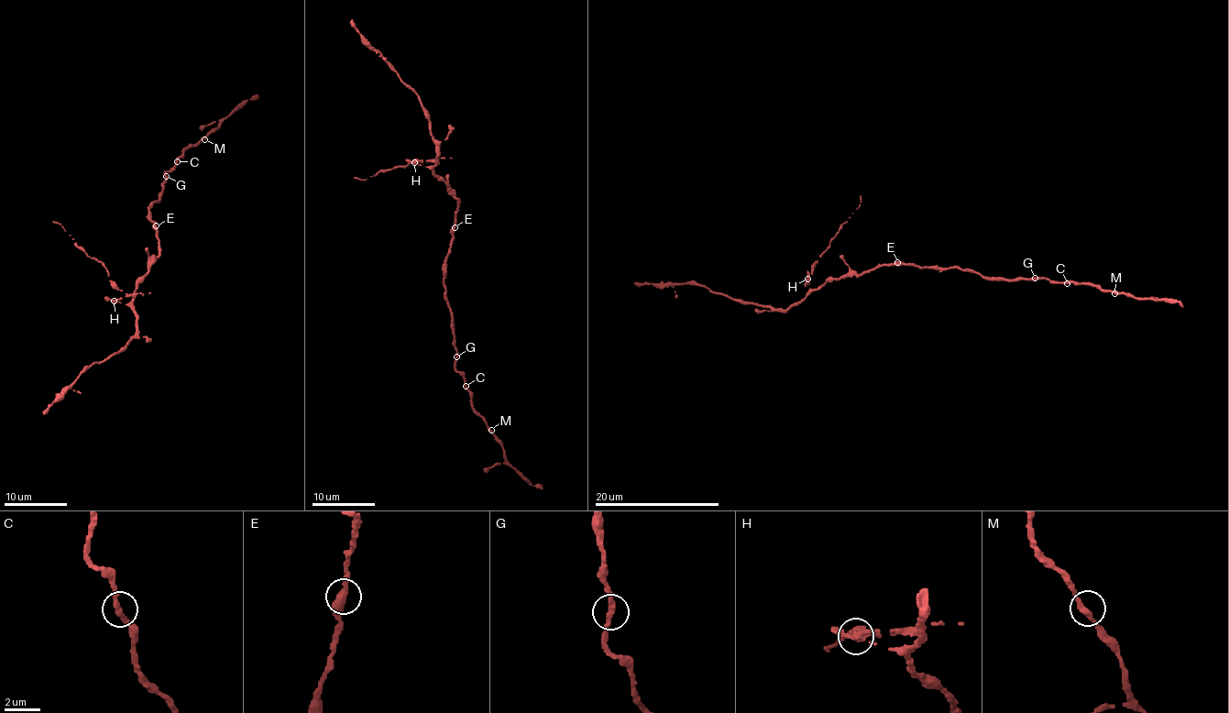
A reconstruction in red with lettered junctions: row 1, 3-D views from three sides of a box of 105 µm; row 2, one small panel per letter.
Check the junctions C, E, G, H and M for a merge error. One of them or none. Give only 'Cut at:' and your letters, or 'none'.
Cut at: H

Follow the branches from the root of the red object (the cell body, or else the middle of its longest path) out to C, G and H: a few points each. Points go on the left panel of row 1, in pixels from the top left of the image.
C: (155, 228), (155, 222), (149, 220), (150, 205), (159, 199), (166, 180), (165, 171), (175, 167), (177, 161)
G: (155, 228), (155, 222), (149, 220), (150, 205), (159, 199), (166, 176)
H: (155, 228), (158, 231), (159, 254), (134, 291), (131, 301), (125, 304), (114, 301)

